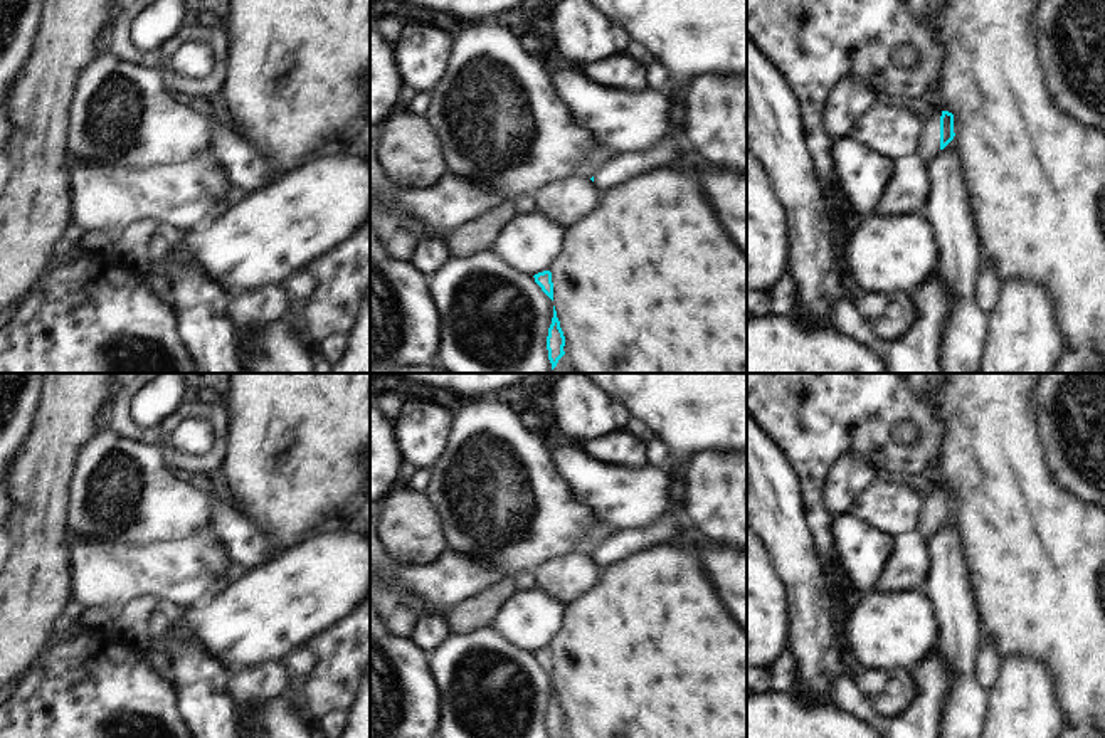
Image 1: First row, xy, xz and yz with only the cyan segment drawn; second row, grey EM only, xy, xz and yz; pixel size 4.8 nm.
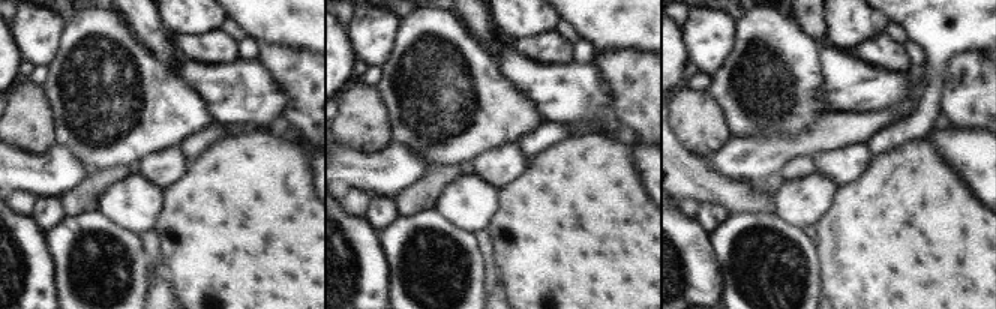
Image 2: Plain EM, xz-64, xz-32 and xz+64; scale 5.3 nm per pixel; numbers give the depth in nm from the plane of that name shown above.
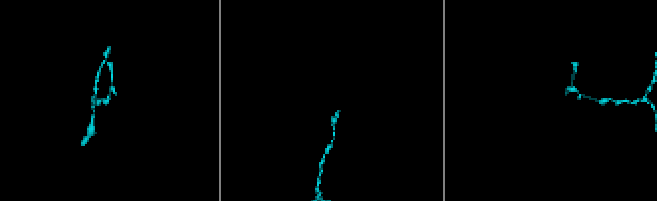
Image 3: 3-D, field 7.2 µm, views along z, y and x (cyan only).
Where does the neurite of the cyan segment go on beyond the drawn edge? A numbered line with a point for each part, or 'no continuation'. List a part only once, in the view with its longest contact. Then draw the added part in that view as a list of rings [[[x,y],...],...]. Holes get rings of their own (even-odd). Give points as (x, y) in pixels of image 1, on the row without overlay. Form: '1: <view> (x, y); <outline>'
1: yz (930, 515); [[[935,484],[925,489],[925,503],[918,531],[922,531],[927,538],[932,538],[940,528],[940,493],[942,488]]]

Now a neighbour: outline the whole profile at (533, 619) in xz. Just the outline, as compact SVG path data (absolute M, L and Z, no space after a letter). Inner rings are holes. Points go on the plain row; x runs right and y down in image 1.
M540 587L521 590L501 609L494 629L513 644L535 652L552 647L565 627L567 612L567 605Z

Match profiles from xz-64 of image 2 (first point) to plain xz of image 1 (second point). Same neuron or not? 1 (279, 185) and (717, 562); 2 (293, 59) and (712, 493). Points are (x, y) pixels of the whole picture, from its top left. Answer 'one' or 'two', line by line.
1: two
2: one

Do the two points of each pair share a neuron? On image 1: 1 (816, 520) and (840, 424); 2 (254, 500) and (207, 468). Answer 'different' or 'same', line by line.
1: same
2: different

